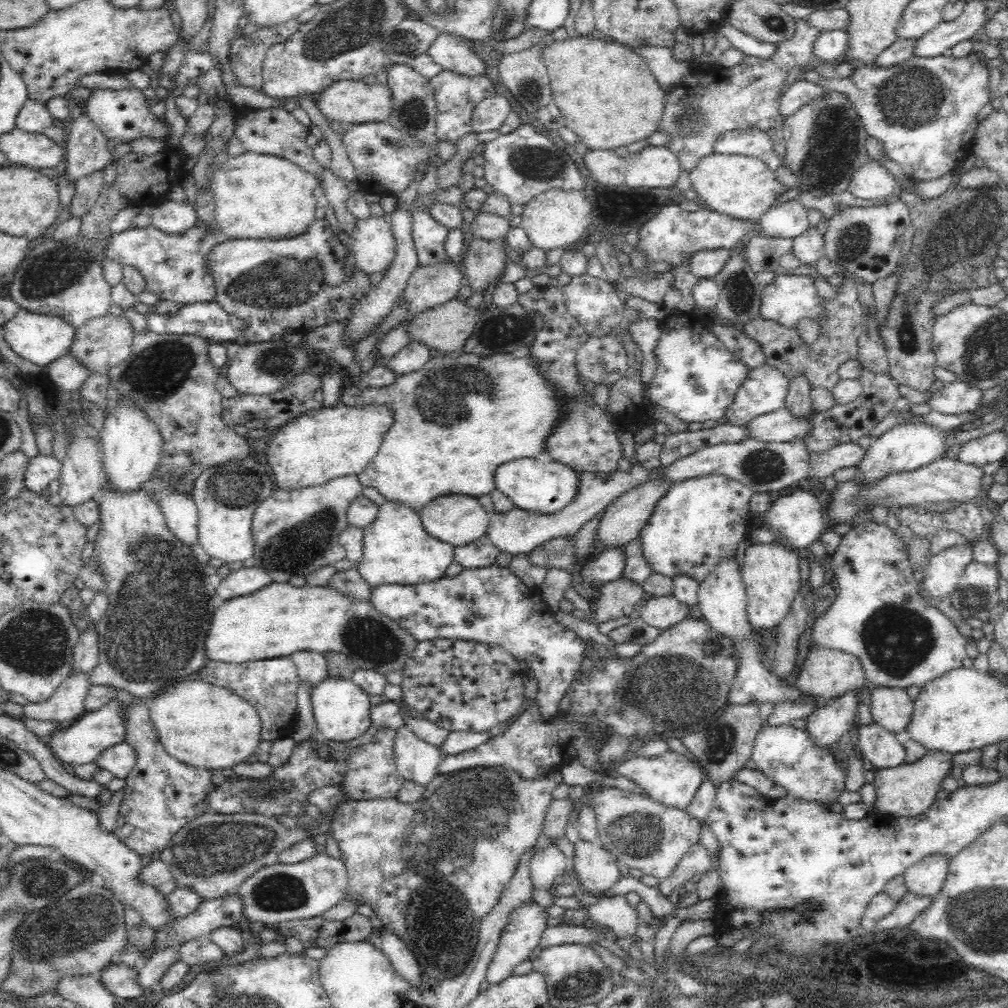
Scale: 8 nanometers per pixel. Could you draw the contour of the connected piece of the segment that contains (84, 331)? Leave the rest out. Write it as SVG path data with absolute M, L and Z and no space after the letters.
M122 314L120 317L106 315L100 318L92 318L76 329L69 354L77 358L91 374L106 372L113 366L118 366L130 356L133 336L135 335L132 324Z

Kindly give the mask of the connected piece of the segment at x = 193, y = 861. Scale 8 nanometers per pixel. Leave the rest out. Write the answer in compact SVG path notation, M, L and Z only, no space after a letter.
M206 810L193 821L181 826L181 829L169 840L166 848L160 851L160 860L168 865L178 888L185 886L193 890L202 901L213 900L235 894L240 884L251 874L263 866L278 863L278 858L283 850L297 842L311 838L310 830L301 825L288 829L275 818L268 818L260 814L222 814Z

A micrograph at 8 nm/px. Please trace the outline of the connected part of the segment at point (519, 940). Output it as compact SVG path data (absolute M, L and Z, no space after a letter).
M530 900L512 910L512 916L510 916L508 924L502 930L496 952L487 968L486 980L488 980L489 984L498 984L498 982L502 982L502 980L512 976L514 968L524 960L527 960L530 953L538 946L542 933L548 927L546 921L549 917L545 909Z

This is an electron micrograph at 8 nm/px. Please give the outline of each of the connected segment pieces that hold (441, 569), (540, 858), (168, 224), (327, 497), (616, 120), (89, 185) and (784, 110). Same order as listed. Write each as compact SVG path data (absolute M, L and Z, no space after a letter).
M386 501L379 506L374 522L363 530L363 555L354 566L371 587L382 583L413 585L444 576L454 561L454 547L425 531L418 510L403 502Z
M553 843L544 849L536 851L529 864L529 873L532 887L549 889L554 878L556 878L558 875L562 875L568 865L568 857L559 849L558 846Z
M165 197L156 203L151 225L168 234L182 234L198 224L196 212L188 200L183 203L174 202Z
M348 474L334 477L318 486L306 486L306 488L294 488L294 490L274 488L265 501L257 503L252 515L251 531L254 539L252 564L272 574L272 578L276 580L274 574L278 572L305 577L320 567L333 565L338 560L346 558L346 551L340 545L339 534L350 525L347 521L348 505L362 494L362 487L364 486L356 474Z
M595 37L570 38L553 41L542 49L542 62L547 66L550 77L553 102L560 109L565 126L578 136L579 142L588 150L615 150L638 140L648 139L662 118L666 90L659 87L651 73L646 59L630 47L616 41Z
M103 172L84 176L75 182L75 192L70 202L70 217L82 217L94 206L99 198L100 189L106 184Z
M791 79L786 87L781 92L779 98L779 111L783 117L794 114L800 110L804 104L824 96L827 90L806 79Z

